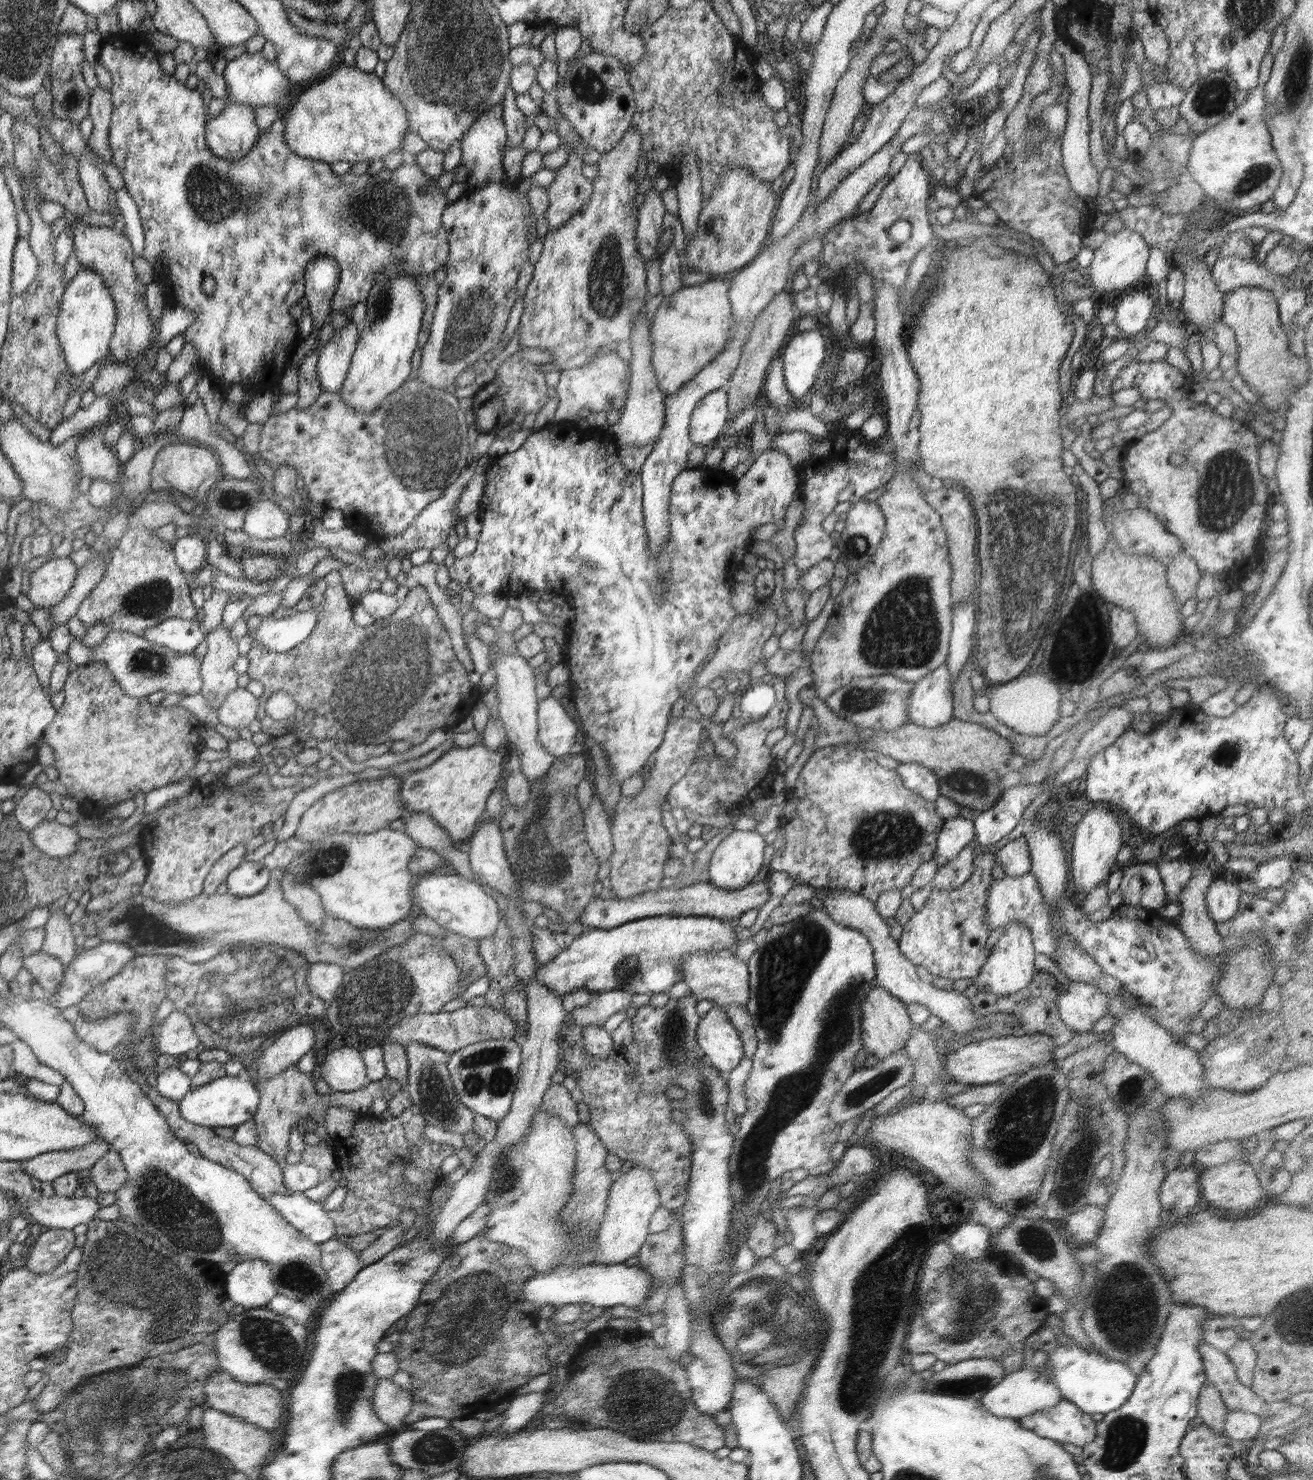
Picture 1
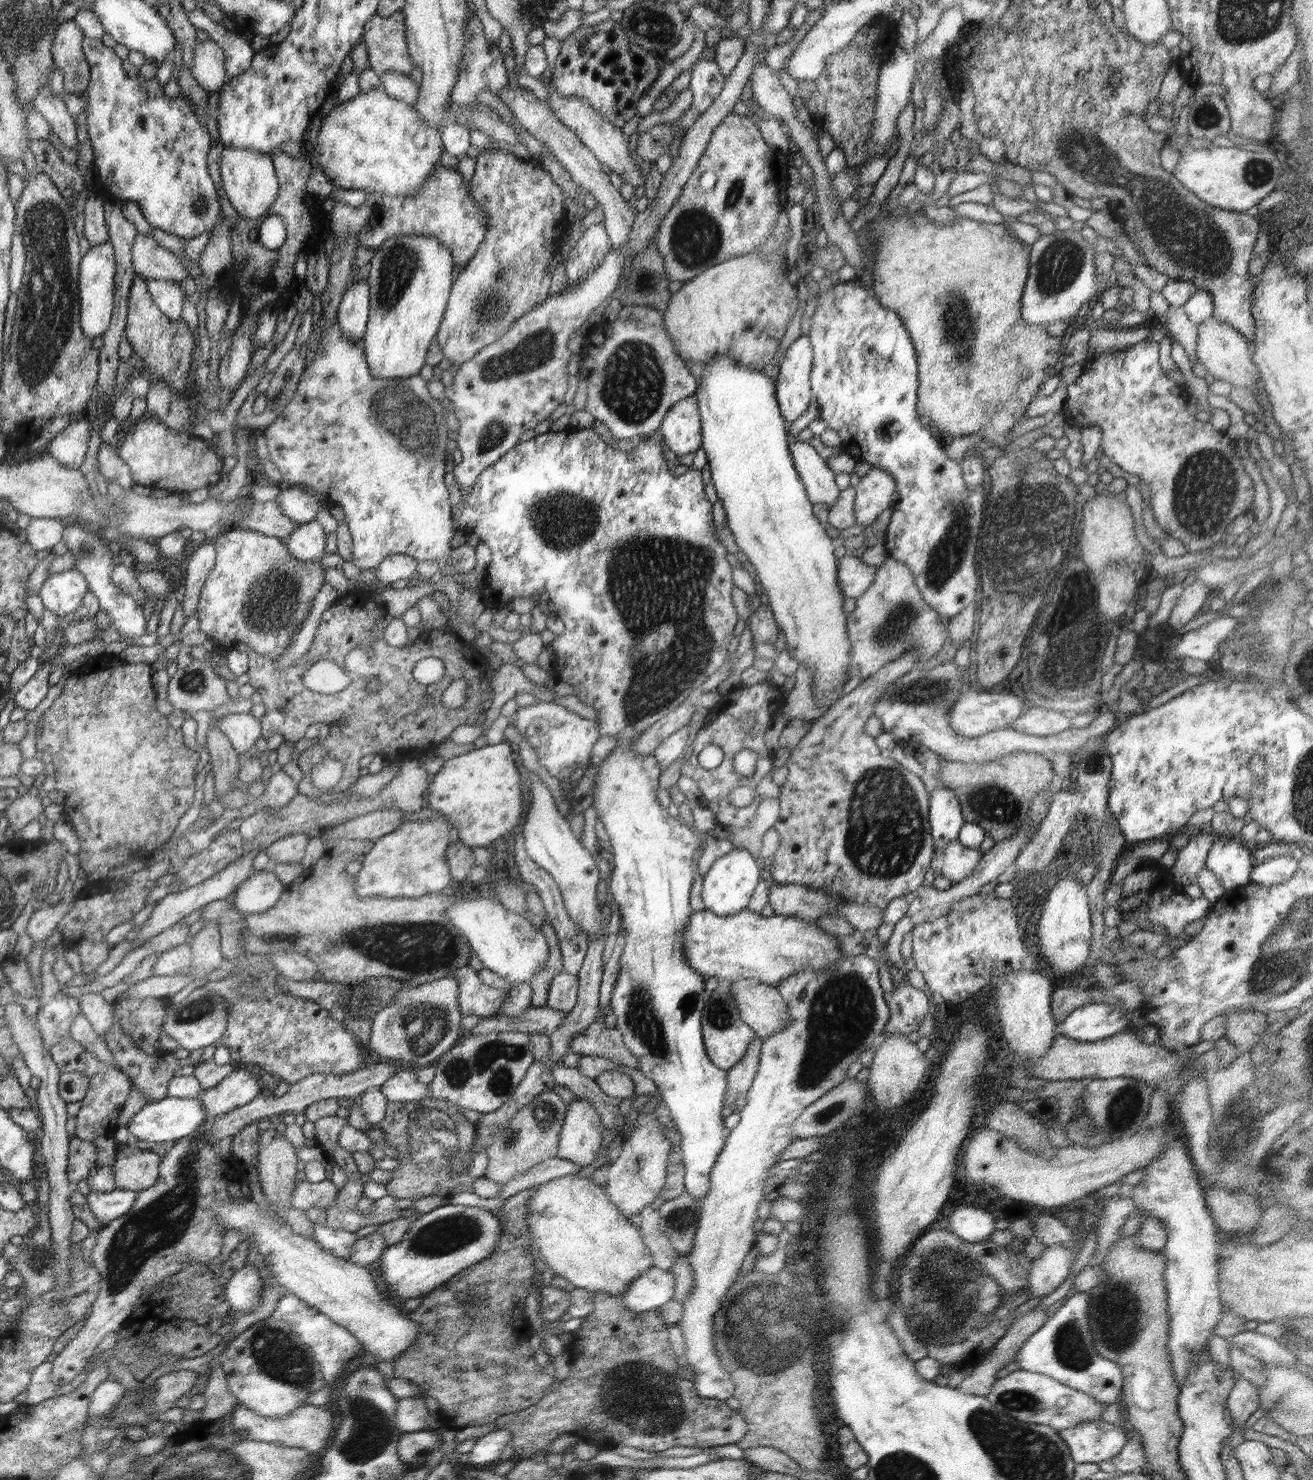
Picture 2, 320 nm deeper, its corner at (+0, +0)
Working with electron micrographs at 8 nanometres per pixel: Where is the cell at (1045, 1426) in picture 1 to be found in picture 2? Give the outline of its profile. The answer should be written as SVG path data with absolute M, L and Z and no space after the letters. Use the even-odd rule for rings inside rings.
M1102 1420L1086 1421L1058 1431L1071 1451L1076 1464L1100 1464L1122 1452L1127 1443L1125 1428Z

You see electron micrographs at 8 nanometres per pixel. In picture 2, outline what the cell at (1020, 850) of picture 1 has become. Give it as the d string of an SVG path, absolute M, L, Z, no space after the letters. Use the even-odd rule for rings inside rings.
M958 840L946 846L946 850L935 850L931 860L931 868L937 875L957 883L970 876L978 868L984 853L978 849L967 848Z

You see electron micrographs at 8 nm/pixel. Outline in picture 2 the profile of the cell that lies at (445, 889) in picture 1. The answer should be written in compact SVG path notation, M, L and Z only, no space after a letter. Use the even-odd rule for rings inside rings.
M490 896L473 899L460 898L449 908L448 918L471 944L483 968L496 972L514 985L527 985L540 972L549 957L549 944L540 928L532 926L520 913L509 911L501 903L494 903Z

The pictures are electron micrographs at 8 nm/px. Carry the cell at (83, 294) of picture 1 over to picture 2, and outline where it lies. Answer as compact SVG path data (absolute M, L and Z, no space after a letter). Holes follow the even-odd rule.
M109 242L101 245L91 245L80 262L80 318L82 330L88 338L102 336L110 326L114 315L114 276L116 276L116 260L114 249Z

